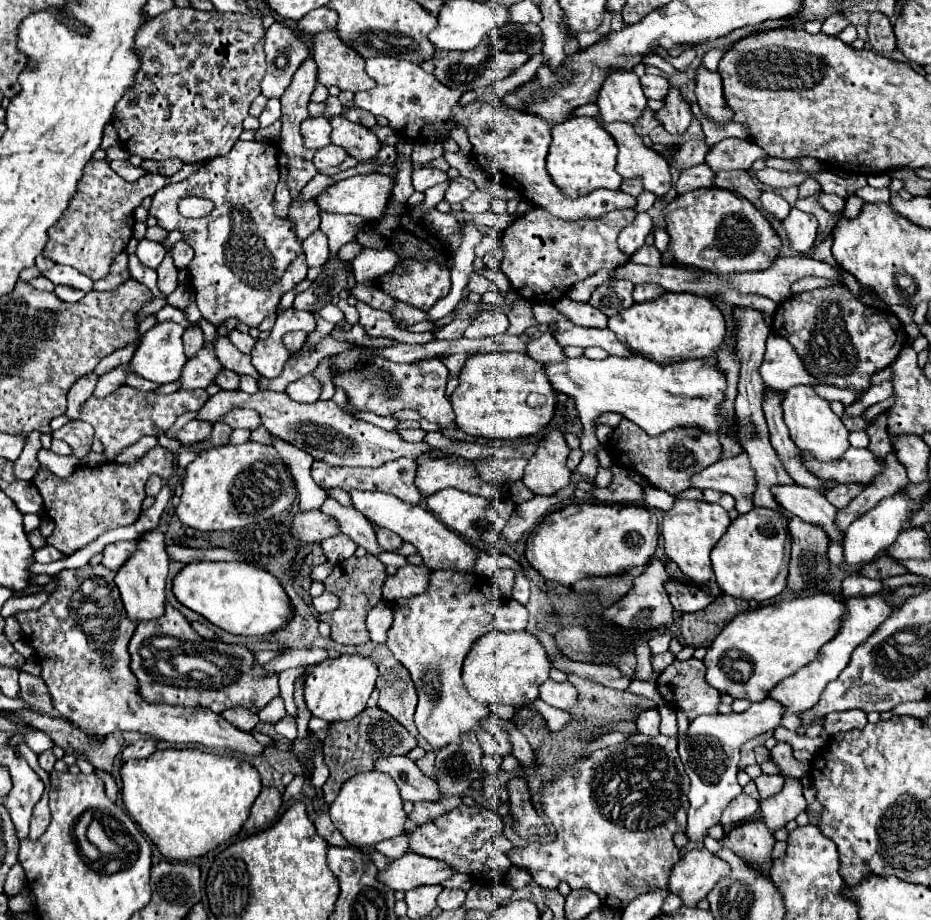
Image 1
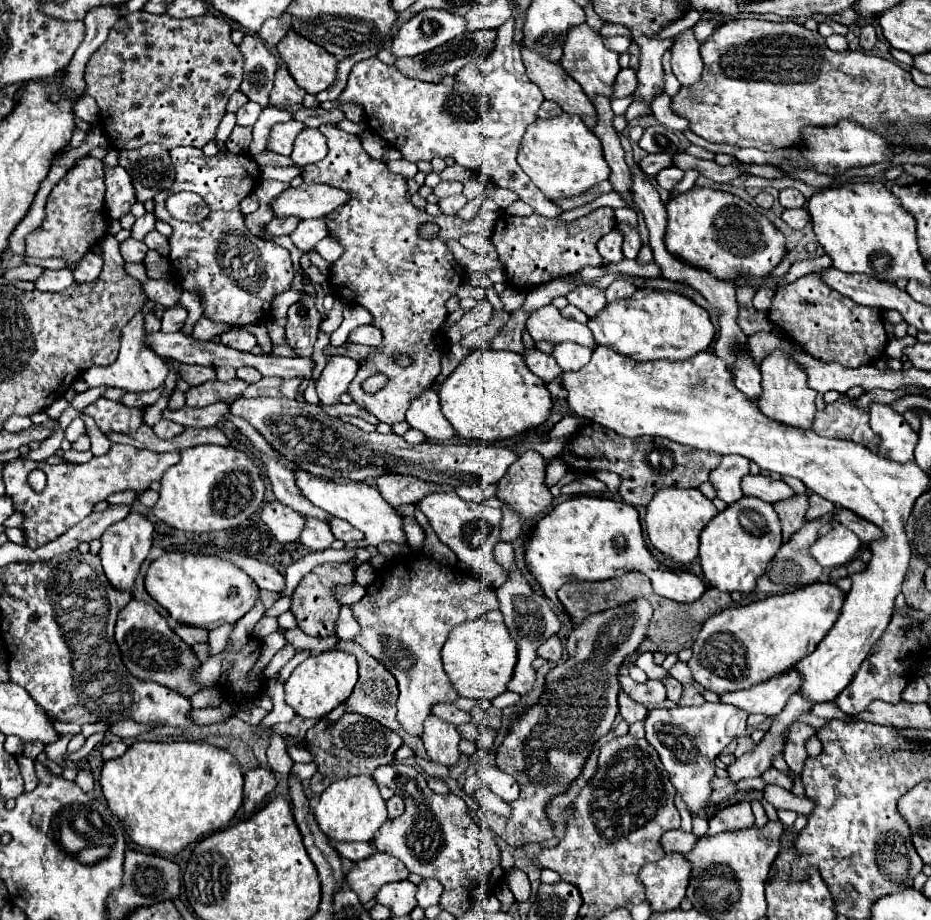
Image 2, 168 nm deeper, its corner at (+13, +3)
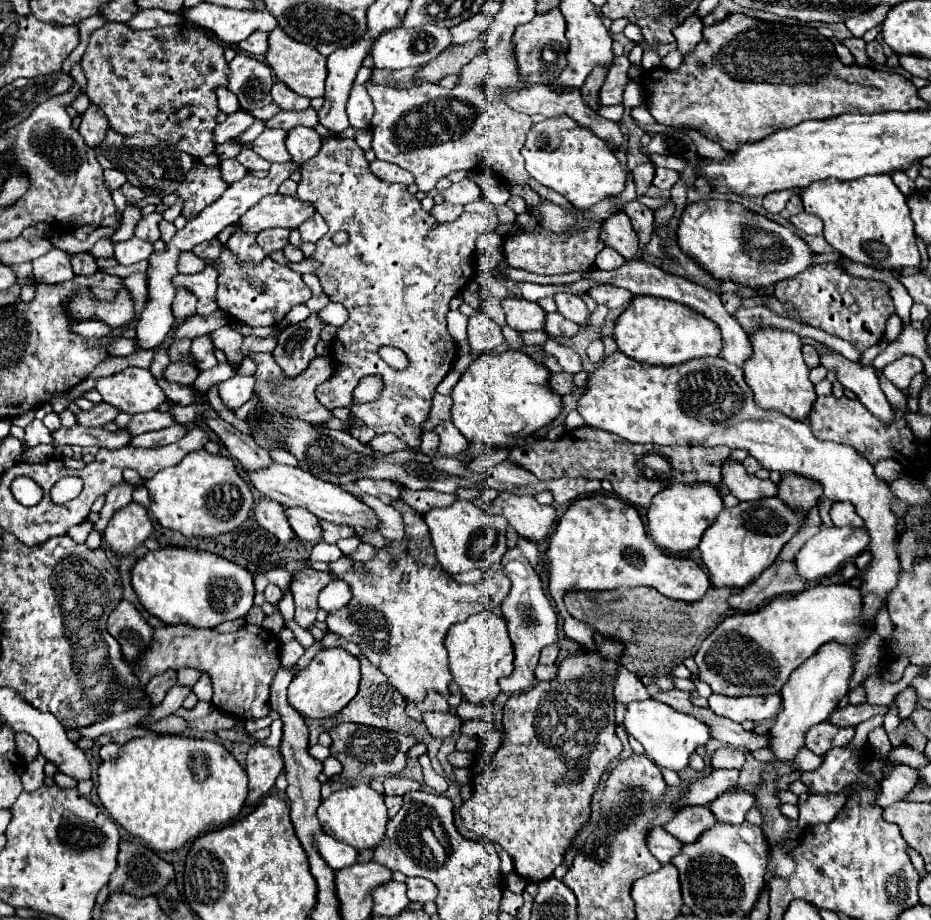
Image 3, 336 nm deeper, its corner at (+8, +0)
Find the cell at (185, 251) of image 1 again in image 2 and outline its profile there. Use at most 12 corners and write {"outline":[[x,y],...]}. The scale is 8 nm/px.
{"outline":[[155,229],[145,235],[145,245],[159,251],[169,253],[167,239]]}

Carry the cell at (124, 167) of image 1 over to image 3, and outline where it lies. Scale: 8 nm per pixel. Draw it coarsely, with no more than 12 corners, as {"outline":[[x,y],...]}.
{"outline":[[126,182],[120,190],[130,204],[146,196],[142,190]]}

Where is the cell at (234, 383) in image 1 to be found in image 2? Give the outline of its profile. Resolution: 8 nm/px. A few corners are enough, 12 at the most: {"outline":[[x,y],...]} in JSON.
{"outline":[[179,365],[179,375],[195,387],[215,379],[213,367]]}

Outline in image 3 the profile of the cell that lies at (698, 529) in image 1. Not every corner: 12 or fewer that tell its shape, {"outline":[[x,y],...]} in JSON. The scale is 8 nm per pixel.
{"outline":[[672,484],[652,498],[650,536],[698,548],[724,508],[710,484]]}

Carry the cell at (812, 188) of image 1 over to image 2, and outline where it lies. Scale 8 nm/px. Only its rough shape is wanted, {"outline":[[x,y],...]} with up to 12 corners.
{"outline":[[783,189],[783,209],[803,207],[805,197],[797,189]]}

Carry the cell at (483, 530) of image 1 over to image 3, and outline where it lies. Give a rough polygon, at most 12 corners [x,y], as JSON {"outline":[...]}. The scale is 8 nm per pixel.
{"outline":[[468,500],[424,514],[448,574],[500,562],[508,522]]}

